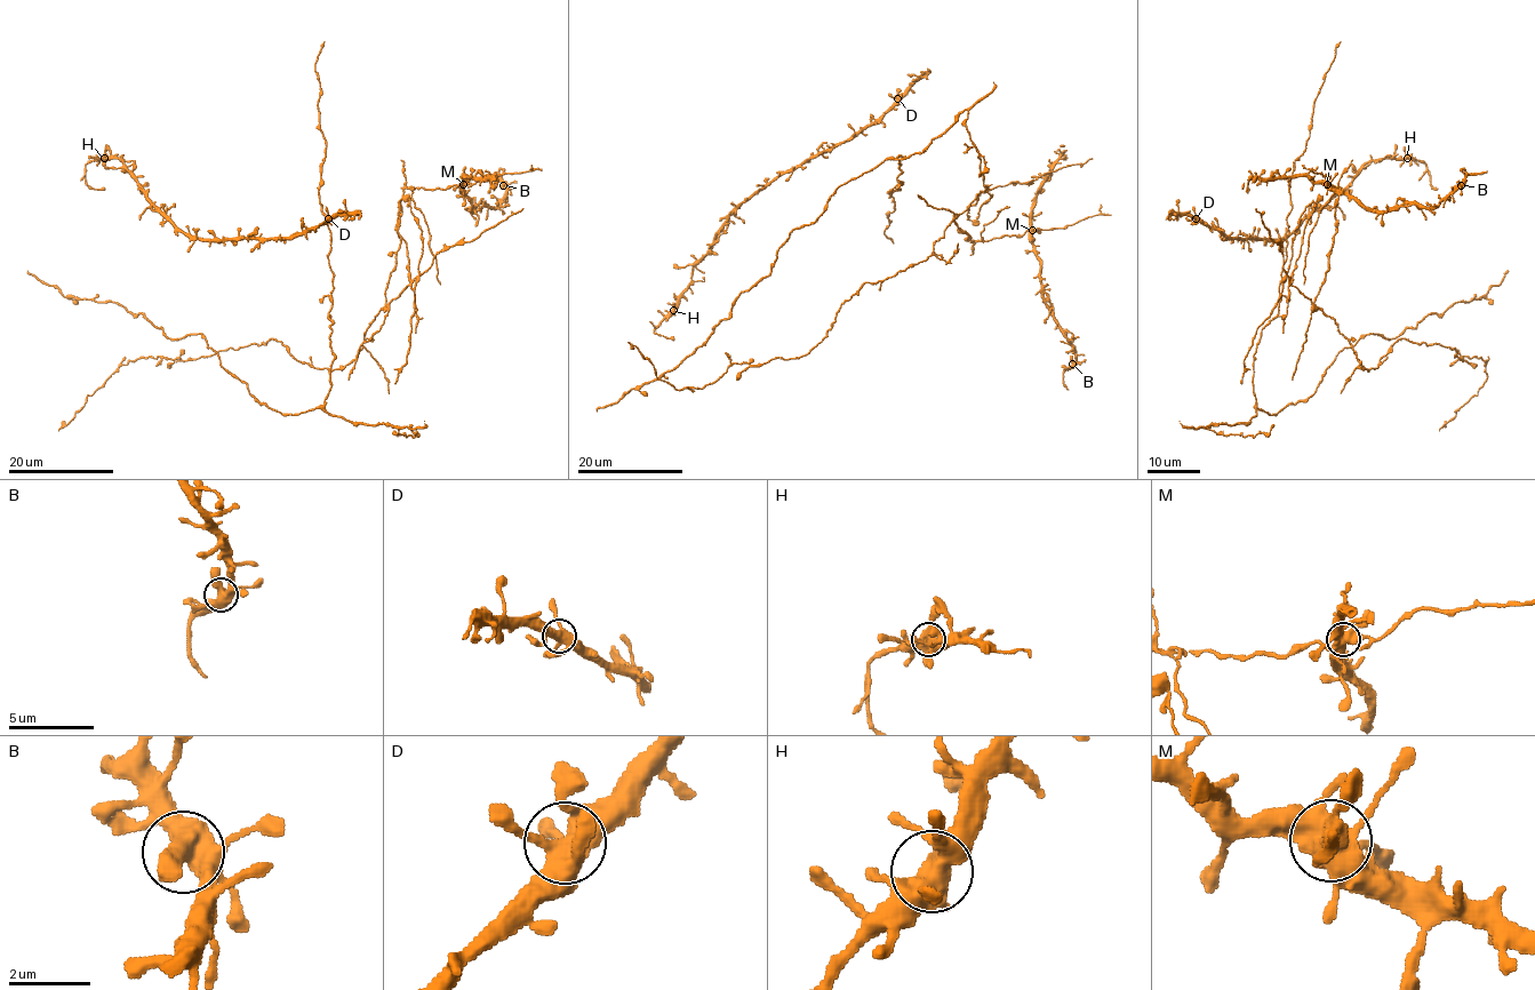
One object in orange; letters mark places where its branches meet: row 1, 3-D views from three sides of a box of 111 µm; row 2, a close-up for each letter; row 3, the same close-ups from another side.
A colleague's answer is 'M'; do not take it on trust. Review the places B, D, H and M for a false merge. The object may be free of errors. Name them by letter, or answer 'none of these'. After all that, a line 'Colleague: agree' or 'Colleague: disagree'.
M
Colleague: agree

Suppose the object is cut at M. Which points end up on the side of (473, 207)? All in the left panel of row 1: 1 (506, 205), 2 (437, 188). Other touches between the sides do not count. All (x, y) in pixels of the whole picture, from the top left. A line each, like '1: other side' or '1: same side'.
1: same side
2: other side

